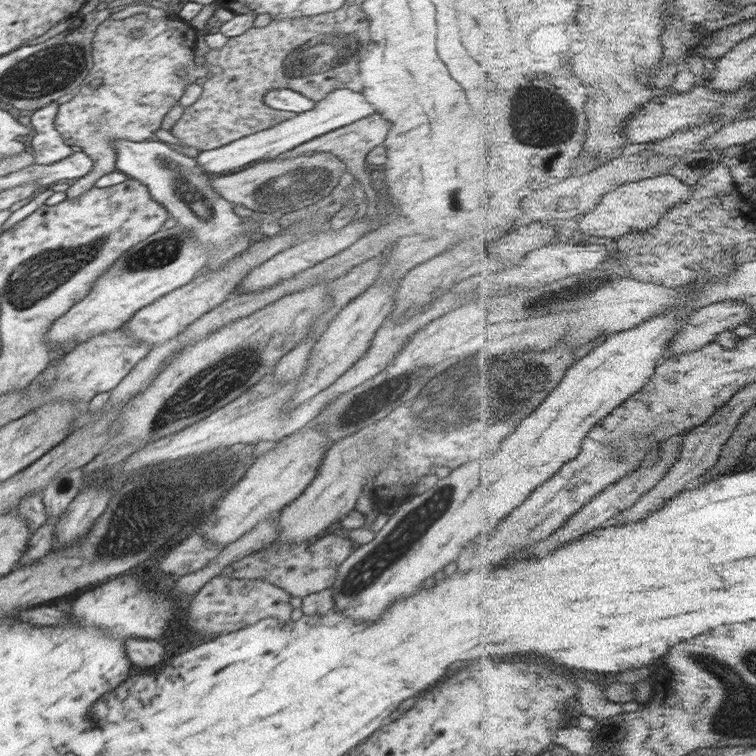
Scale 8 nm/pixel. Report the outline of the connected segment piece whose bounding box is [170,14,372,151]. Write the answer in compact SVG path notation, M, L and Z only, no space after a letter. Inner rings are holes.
M331 14L304 15L286 19L273 18L267 26L252 27L240 36L228 38L221 49L209 49L203 62L207 68L207 75L198 85L200 96L194 104L183 109L183 115L170 130L178 140L174 148L178 151L186 150L186 148L196 148L199 151L212 150L290 120L296 115L295 113L274 110L263 101L266 92L272 89L287 88L302 93L315 103L322 100L329 92L340 88L361 92L362 78L357 69L365 58L366 50L372 41L369 40L361 45L339 29L334 31L333 36L329 35L328 31L333 26L333 20L334 15ZM332 56L336 56L336 66L339 67L333 68L329 63L332 62Z

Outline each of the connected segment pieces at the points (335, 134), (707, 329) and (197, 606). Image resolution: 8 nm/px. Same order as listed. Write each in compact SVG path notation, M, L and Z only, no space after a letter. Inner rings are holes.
M375 112L342 128L331 130L322 136L318 136L318 138L313 138L300 146L296 146L292 150L287 150L285 153L279 154L276 158L284 160L286 158L308 156L316 152L330 152L330 154L335 154L342 160L347 166L347 171L353 174L354 178L361 181L365 189L368 189L373 181L370 173L365 169L365 165L367 164L366 155L372 148L380 144L382 145L385 141L384 138L386 138L386 134L390 130L390 122L386 122L386 120L387 118L383 114Z
M727 300L696 310L682 322L685 326L668 347L668 352L670 355L679 355L701 350L715 342L718 334L733 331L742 324L748 325L752 316L752 306L740 300Z
M216 574L192 598L184 626L200 634L204 642L256 624L261 619L274 617L280 622L290 621L292 595L282 588L258 579L232 579Z

